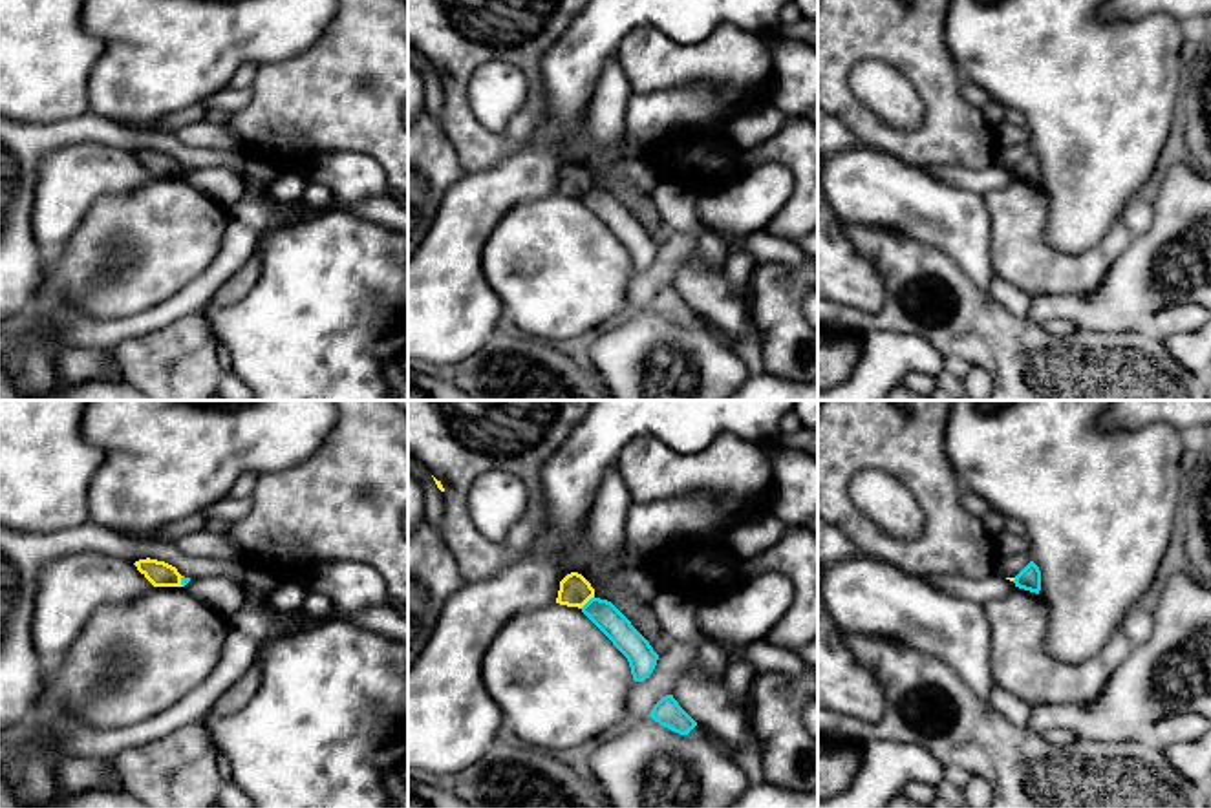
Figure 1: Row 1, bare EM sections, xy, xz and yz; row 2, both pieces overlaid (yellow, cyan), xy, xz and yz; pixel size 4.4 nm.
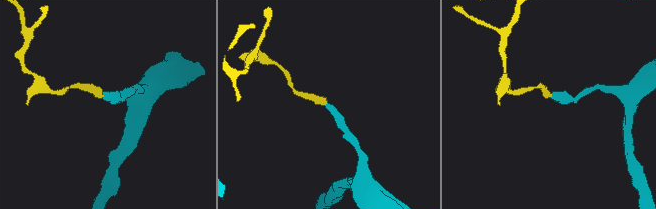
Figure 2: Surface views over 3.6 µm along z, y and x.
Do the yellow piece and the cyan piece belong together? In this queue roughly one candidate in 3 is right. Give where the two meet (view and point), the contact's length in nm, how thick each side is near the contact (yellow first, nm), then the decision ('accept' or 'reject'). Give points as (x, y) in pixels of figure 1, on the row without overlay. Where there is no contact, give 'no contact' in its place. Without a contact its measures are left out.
meets yellow in xz at (586, 192); contact 80 nm long; 140 nm thick on the yellow side, 120 nm on the other; reject

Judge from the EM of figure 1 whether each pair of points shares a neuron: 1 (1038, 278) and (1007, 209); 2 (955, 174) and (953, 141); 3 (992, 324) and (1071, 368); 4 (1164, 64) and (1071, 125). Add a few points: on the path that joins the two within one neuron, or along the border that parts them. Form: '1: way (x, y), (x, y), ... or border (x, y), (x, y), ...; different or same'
1: way (1028, 262), (1018, 249), (1018, 225); same
2: border (992, 161), (981, 169), (922, 167); different
3: way (1012, 344), (1036, 368), (1050, 368); same
4: way (1140, 64), (1094, 106); same

